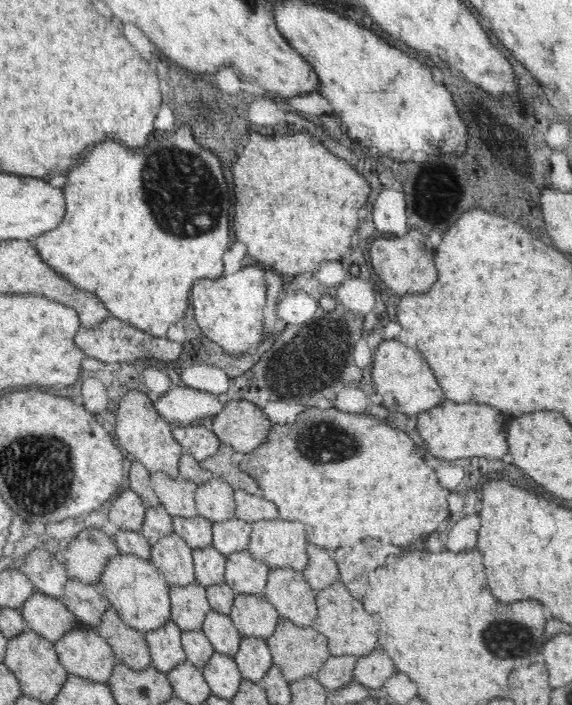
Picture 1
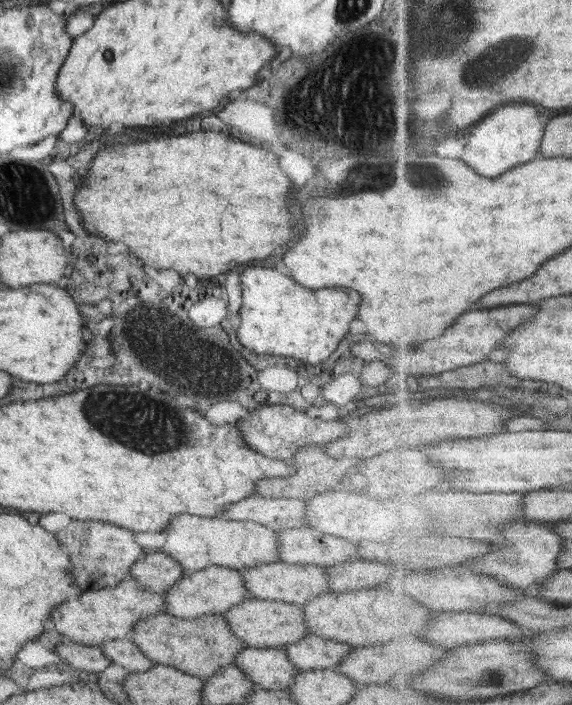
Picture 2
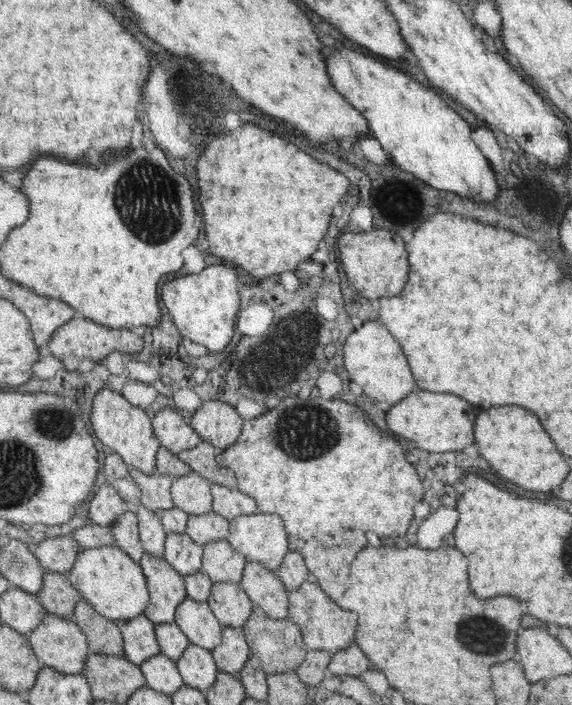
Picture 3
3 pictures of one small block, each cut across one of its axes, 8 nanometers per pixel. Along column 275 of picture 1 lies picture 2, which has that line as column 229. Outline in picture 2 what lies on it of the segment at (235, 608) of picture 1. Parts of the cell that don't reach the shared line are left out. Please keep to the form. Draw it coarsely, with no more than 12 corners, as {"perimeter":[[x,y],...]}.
{"perimeter":[[251,597],[220,615],[248,647],[312,634],[303,606]]}

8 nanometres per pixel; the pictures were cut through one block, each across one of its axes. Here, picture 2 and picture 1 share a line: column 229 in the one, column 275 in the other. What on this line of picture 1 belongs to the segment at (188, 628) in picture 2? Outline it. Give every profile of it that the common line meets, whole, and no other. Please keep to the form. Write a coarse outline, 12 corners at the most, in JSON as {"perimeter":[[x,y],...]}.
{"perimeter":[[279,617],[265,641],[290,683],[332,656],[324,634]]}

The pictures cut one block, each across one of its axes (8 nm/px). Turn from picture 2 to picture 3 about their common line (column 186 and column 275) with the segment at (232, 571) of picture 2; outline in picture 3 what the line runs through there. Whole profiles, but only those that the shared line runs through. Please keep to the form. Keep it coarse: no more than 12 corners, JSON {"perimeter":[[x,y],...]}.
{"perimeter":[[247,561],[240,585],[254,606],[288,617],[288,593],[275,571]]}

